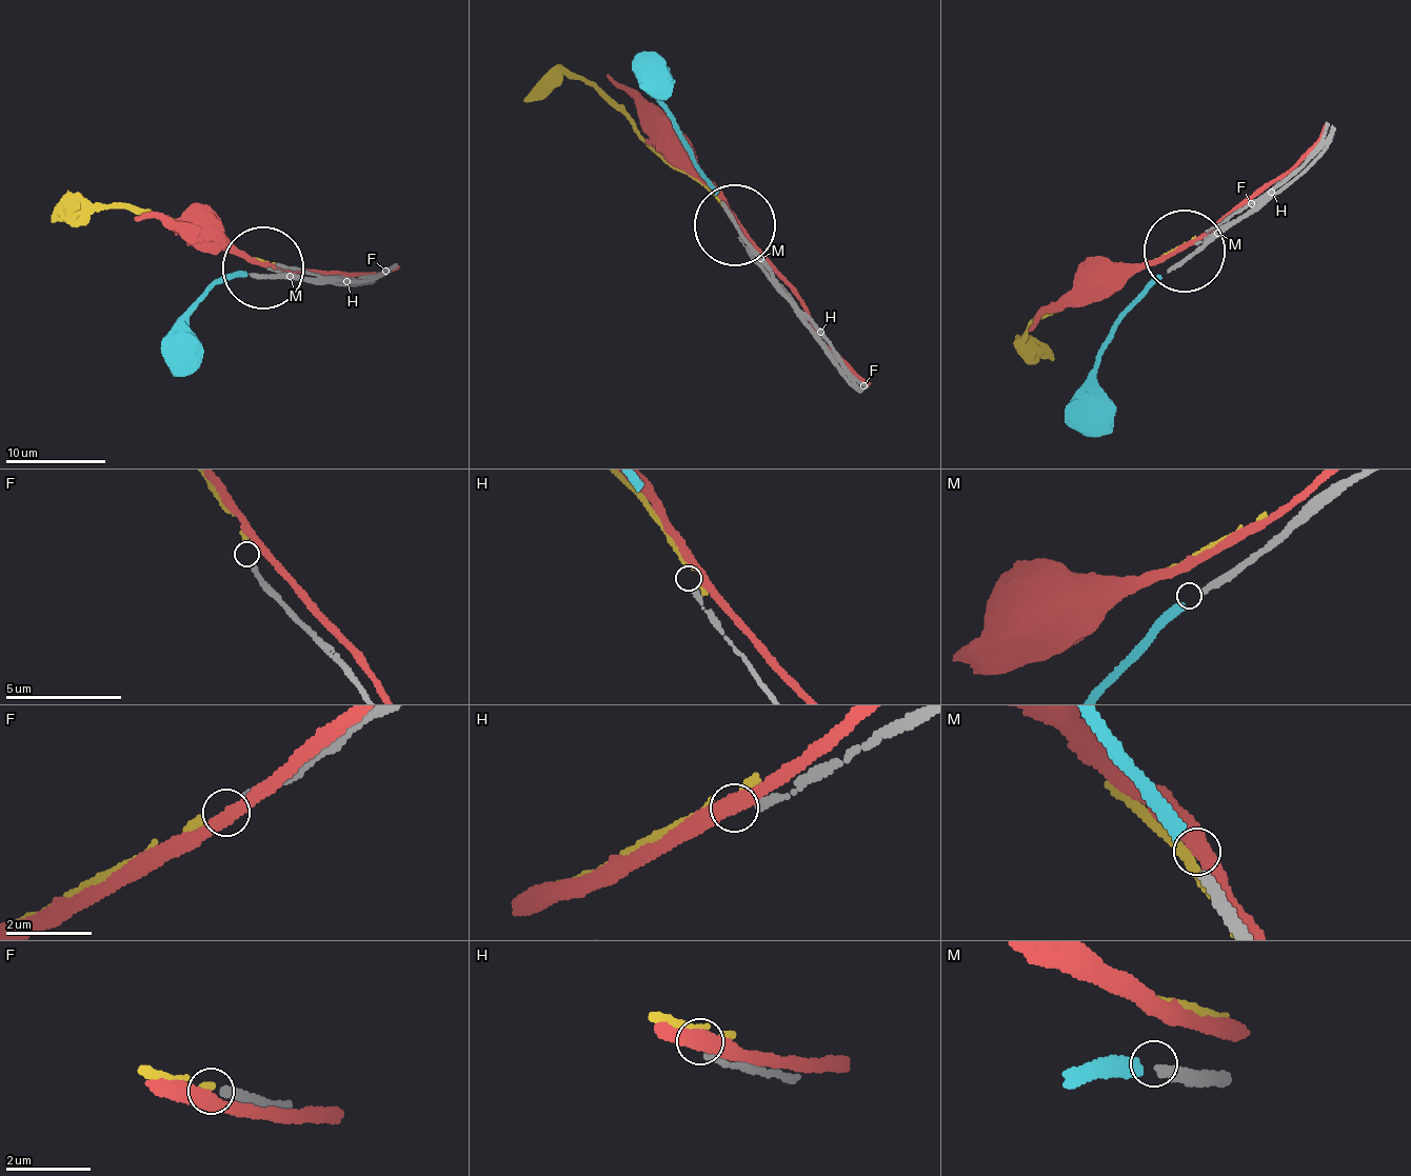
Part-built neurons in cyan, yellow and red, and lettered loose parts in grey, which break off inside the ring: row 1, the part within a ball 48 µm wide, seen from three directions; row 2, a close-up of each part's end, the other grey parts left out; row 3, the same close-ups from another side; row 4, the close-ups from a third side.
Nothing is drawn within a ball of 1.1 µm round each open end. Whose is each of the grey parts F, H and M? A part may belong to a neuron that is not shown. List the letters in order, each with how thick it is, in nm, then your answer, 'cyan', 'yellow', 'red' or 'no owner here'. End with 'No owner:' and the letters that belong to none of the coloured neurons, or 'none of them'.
F: calibre 200 nm; yellow
H: calibre 170 nm; no owner here
M: calibre 240 nm; cyan
No owner: H

